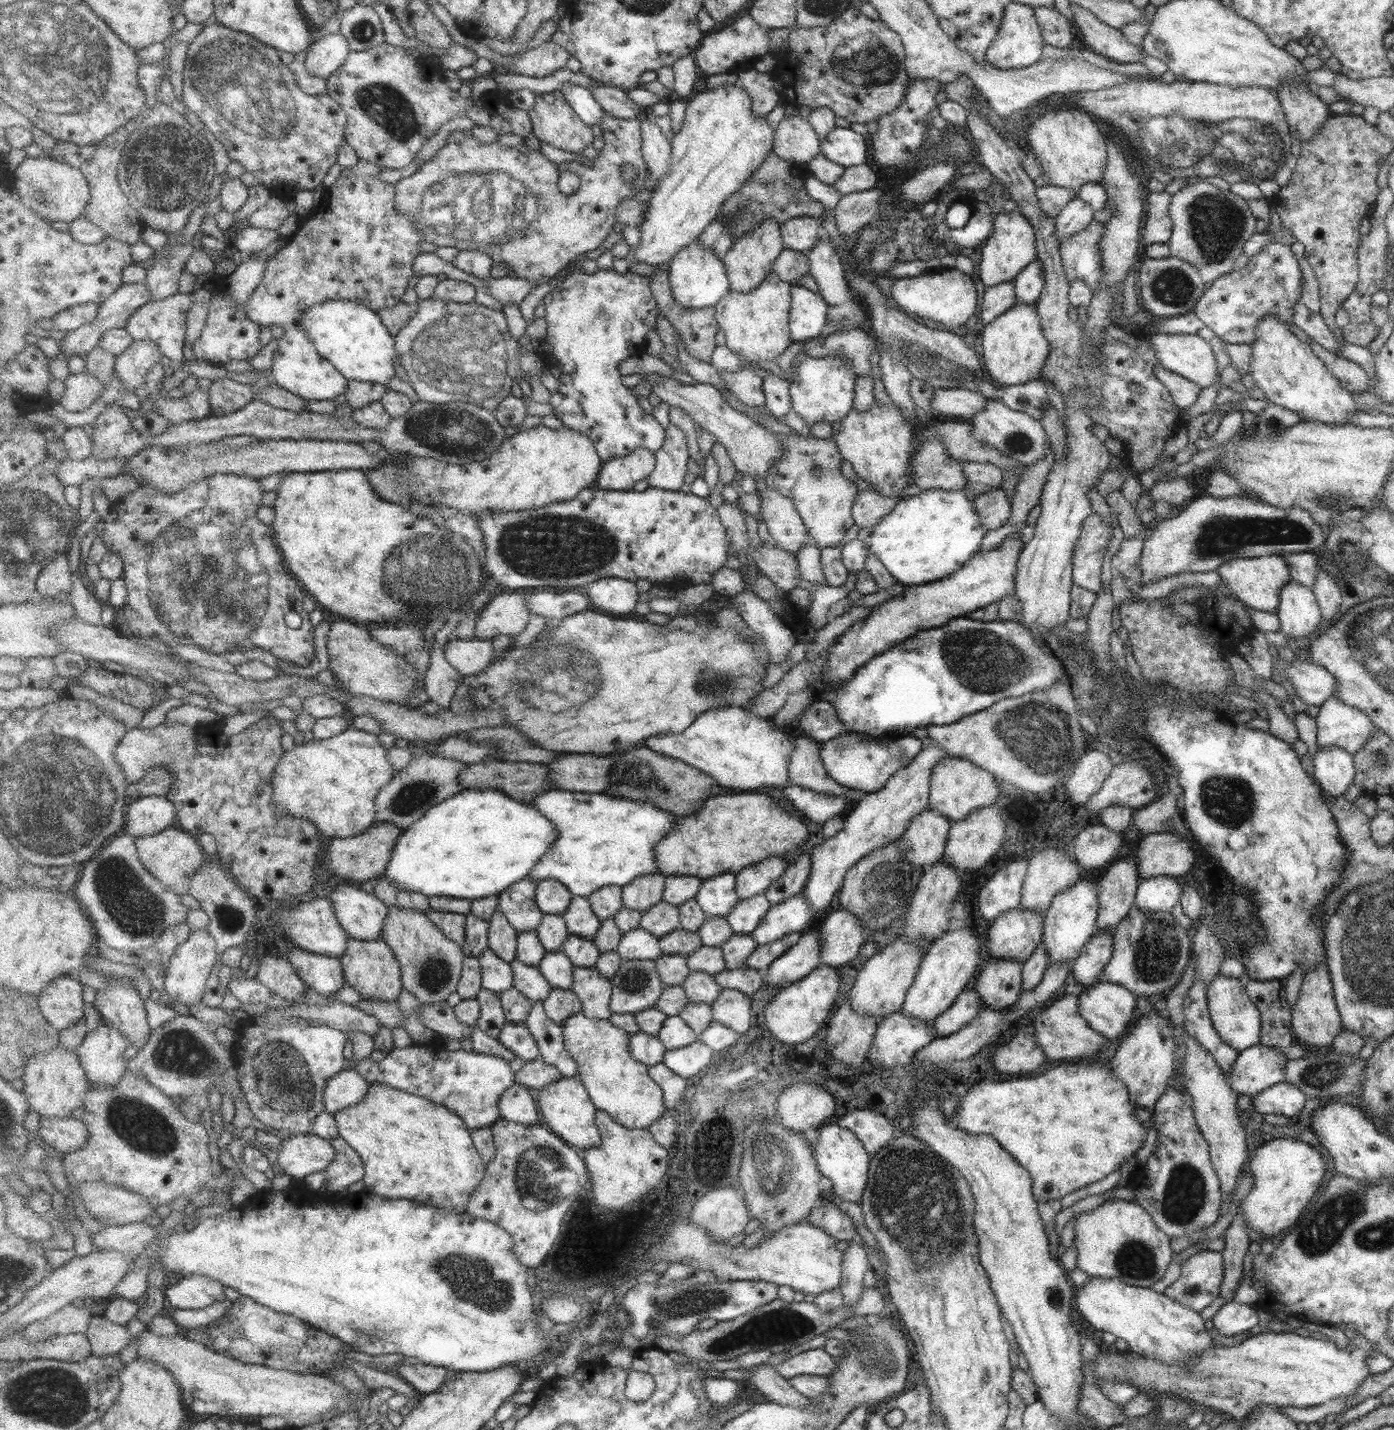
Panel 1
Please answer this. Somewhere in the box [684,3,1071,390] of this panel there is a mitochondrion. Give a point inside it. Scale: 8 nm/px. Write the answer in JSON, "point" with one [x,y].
{"point":[871,62]}

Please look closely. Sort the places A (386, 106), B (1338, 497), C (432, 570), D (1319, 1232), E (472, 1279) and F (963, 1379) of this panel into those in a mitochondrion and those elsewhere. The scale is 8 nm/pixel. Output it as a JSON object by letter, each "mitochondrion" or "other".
{"A":"mitochondrion","B":"mitochondrion","C":"mitochondrion","D":"mitochondrion","E":"mitochondrion","F":"other"}

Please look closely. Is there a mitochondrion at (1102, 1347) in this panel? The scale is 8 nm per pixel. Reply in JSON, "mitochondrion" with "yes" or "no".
{"mitochondrion":"no"}

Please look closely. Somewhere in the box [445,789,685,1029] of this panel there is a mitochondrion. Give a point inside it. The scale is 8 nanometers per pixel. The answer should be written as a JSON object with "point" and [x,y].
{"point":[634,980]}

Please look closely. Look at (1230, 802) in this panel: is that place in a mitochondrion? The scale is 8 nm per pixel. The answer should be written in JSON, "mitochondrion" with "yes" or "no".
{"mitochondrion":"yes"}

